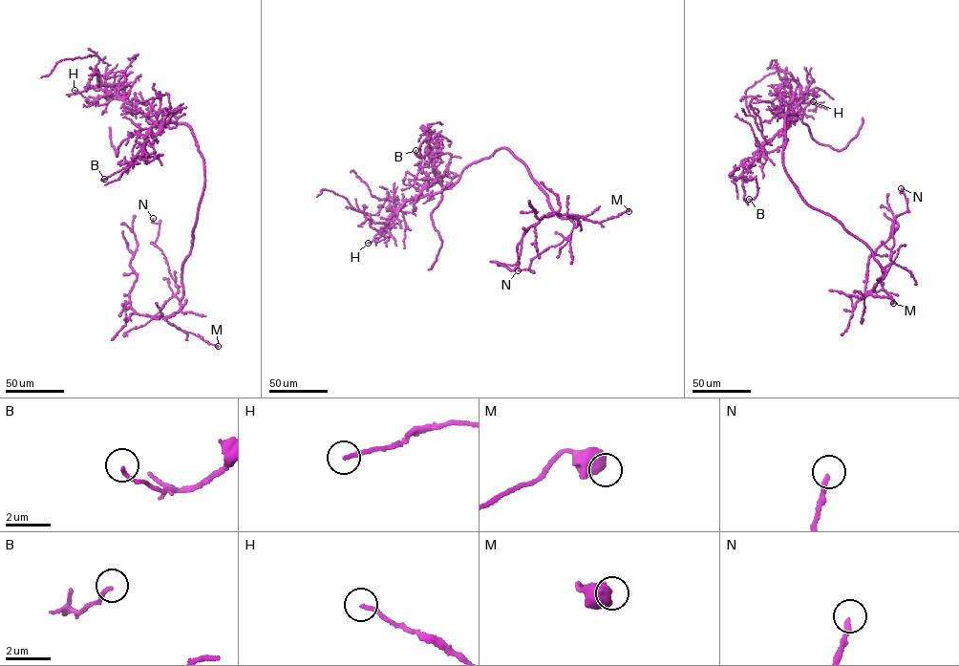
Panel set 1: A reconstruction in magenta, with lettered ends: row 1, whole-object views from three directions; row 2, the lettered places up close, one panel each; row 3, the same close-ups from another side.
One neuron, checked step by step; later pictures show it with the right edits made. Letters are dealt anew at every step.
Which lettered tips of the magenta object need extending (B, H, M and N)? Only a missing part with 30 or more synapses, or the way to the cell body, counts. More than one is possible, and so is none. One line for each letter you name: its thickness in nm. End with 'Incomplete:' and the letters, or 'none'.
Incomplete: none

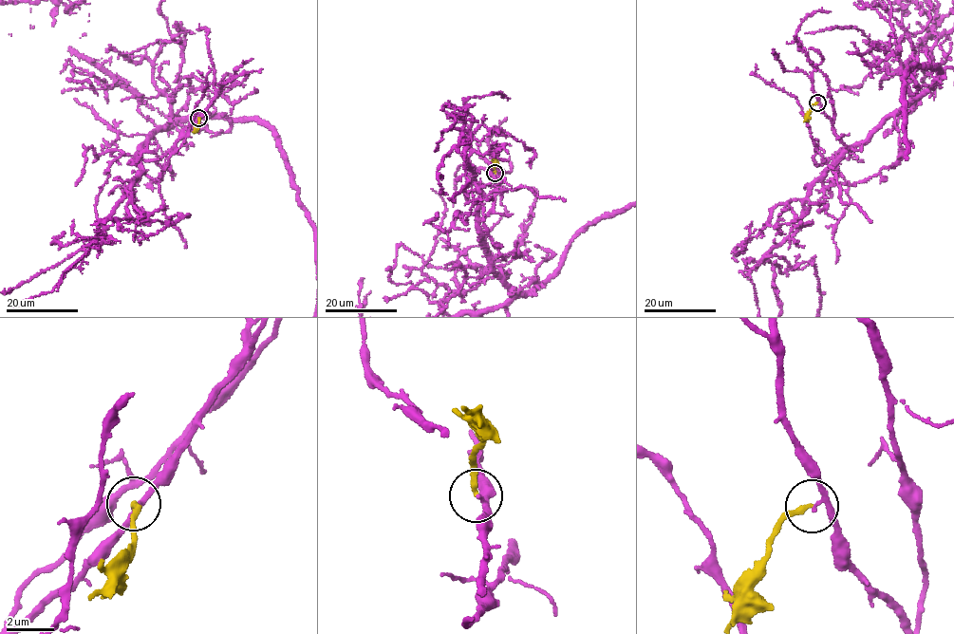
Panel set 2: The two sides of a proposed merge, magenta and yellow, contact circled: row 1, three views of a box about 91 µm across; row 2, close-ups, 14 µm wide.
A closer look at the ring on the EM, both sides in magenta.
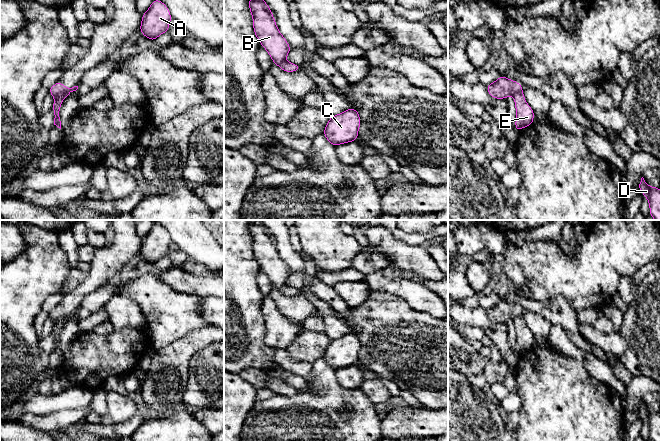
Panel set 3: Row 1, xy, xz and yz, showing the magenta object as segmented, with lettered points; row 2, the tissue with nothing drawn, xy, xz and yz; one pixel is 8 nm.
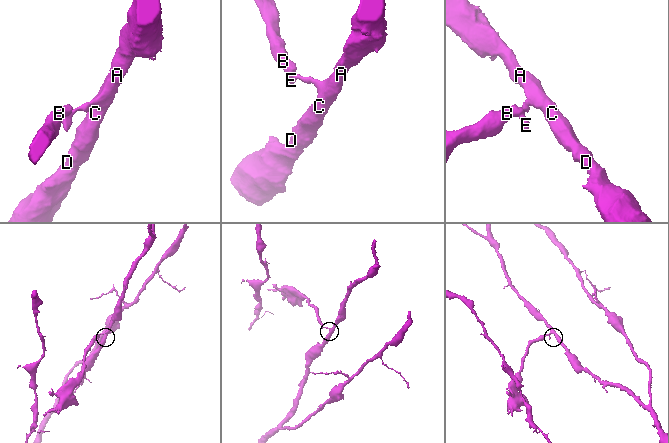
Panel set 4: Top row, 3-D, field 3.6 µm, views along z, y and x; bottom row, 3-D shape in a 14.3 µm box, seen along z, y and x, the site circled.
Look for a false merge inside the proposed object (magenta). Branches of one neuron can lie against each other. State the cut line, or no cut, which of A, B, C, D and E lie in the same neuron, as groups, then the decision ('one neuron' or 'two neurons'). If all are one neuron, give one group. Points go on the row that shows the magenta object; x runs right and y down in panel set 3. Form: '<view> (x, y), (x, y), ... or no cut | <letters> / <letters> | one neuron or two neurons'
xy (67, 88), (54, 97) | A C D E / B | two neurons

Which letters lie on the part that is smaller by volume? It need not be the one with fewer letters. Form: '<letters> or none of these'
B

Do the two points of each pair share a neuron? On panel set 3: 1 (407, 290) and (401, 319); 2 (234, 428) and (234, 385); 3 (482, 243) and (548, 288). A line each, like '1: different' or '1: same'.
1: different
2: same
3: different

